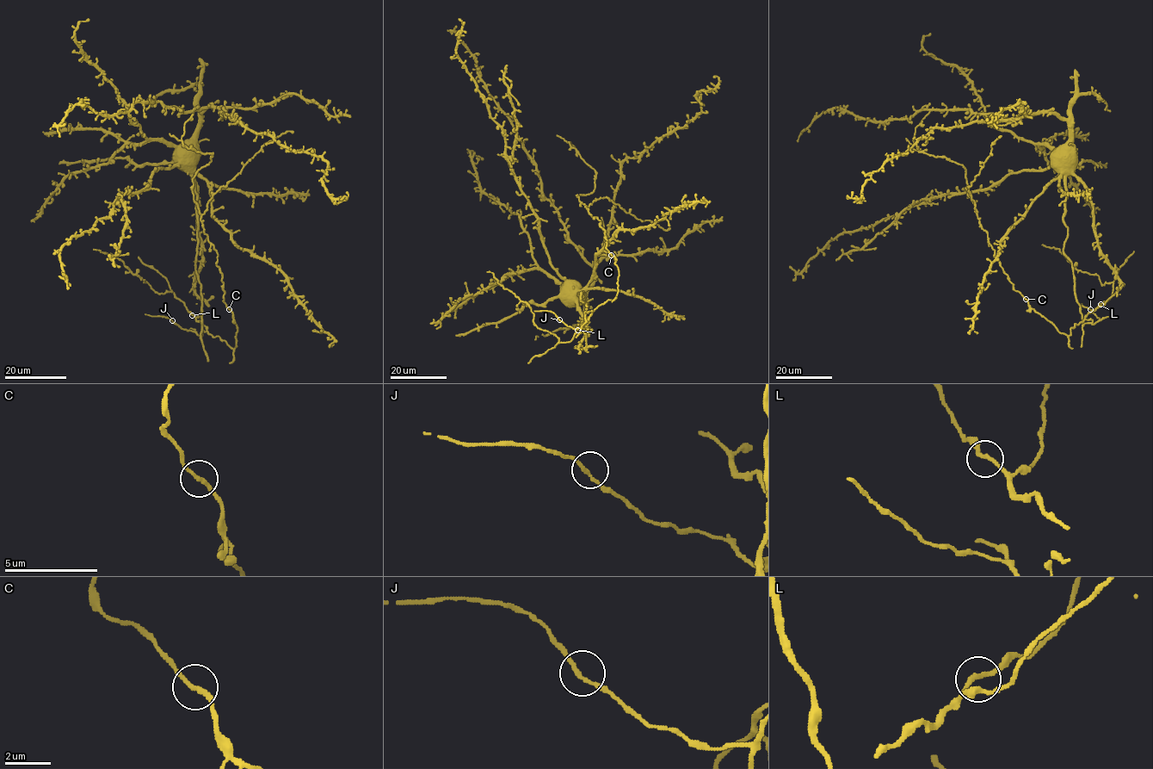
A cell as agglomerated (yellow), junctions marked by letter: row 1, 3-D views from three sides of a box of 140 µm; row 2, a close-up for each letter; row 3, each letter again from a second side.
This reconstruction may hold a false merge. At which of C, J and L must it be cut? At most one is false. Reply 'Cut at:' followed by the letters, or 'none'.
Cut at: none

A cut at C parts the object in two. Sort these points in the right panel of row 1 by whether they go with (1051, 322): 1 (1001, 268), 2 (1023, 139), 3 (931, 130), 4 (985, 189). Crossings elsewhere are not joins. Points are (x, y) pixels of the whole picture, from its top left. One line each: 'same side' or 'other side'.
1: other side
2: same side
3: same side
4: same side

